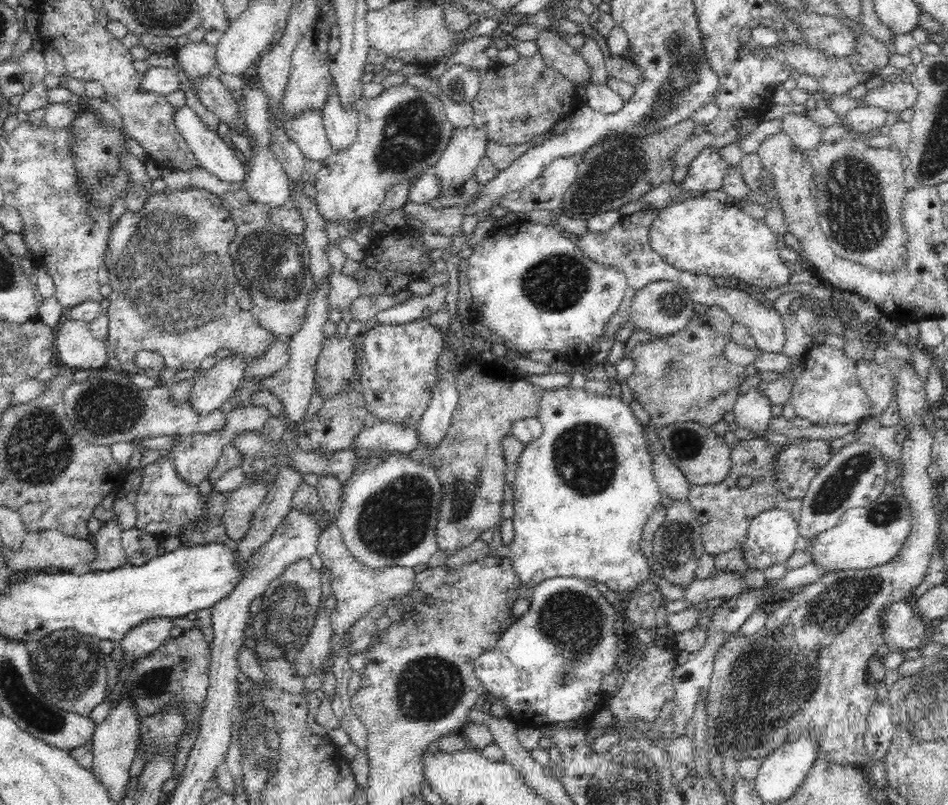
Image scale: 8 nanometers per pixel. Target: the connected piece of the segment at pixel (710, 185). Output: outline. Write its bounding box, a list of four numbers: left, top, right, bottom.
[678,146,735,192]

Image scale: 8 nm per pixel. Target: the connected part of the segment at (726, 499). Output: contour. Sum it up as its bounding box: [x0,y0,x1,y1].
[688,436,782,556]

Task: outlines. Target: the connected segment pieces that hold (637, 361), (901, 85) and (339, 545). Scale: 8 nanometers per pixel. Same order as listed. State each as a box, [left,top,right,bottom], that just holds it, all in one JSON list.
[[627,306,746,427],[861,82,918,116],[317,527,416,636]]

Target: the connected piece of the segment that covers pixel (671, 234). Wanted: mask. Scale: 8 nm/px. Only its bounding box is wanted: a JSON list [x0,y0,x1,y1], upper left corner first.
[649,196,793,292]

